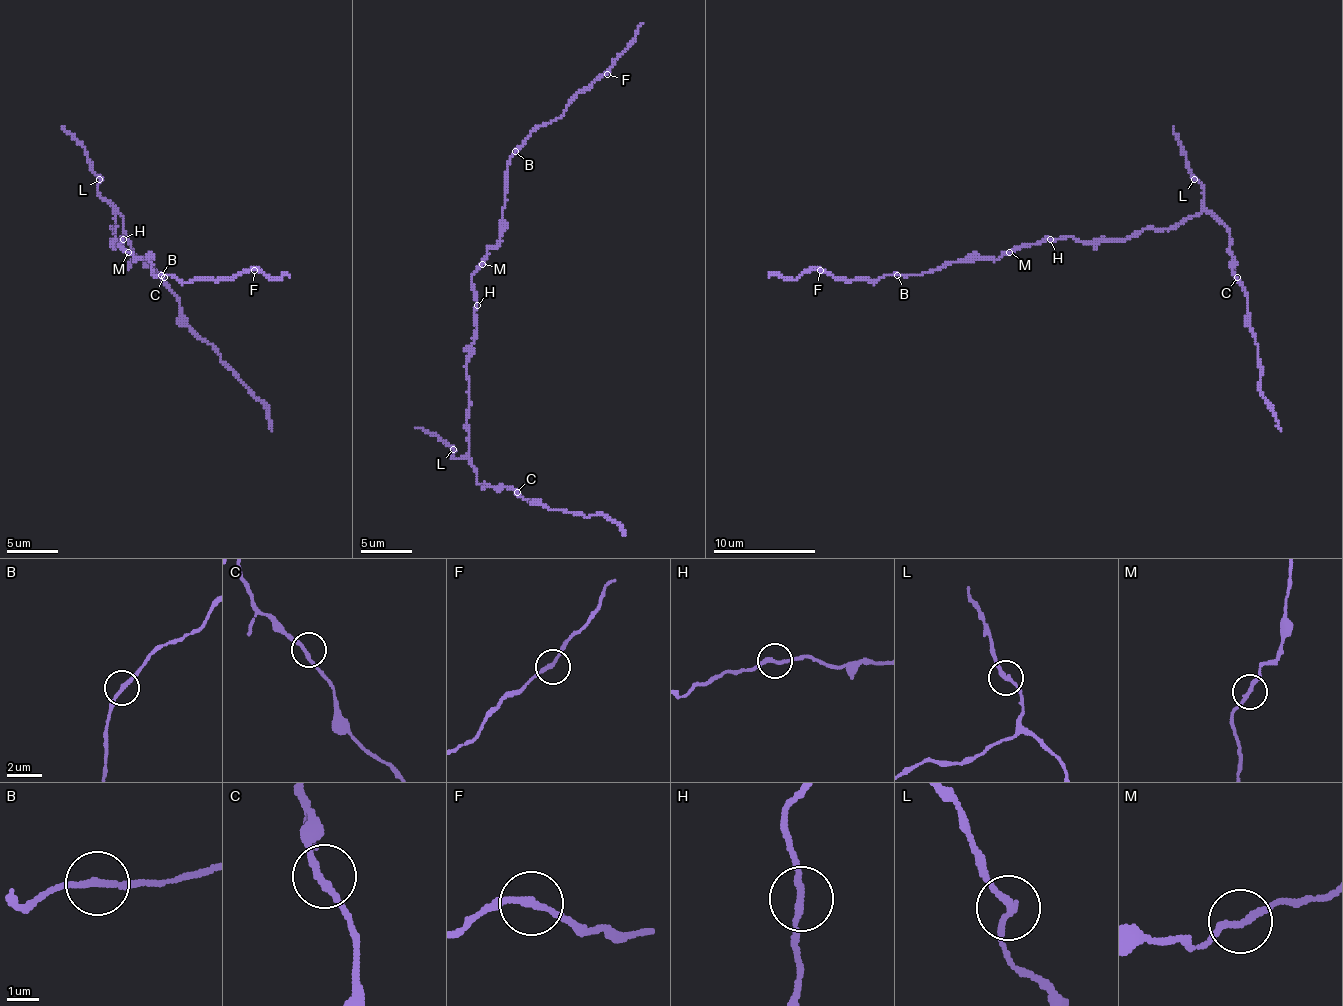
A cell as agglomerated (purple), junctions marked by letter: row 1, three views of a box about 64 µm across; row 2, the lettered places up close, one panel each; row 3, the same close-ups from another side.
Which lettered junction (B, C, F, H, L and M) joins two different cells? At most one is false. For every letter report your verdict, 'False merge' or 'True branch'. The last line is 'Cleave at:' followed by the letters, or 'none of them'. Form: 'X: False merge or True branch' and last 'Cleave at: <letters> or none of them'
B: True branch
C: True branch
F: True branch
H: True branch
L: True branch
M: True branch
Cleave at: none of them

